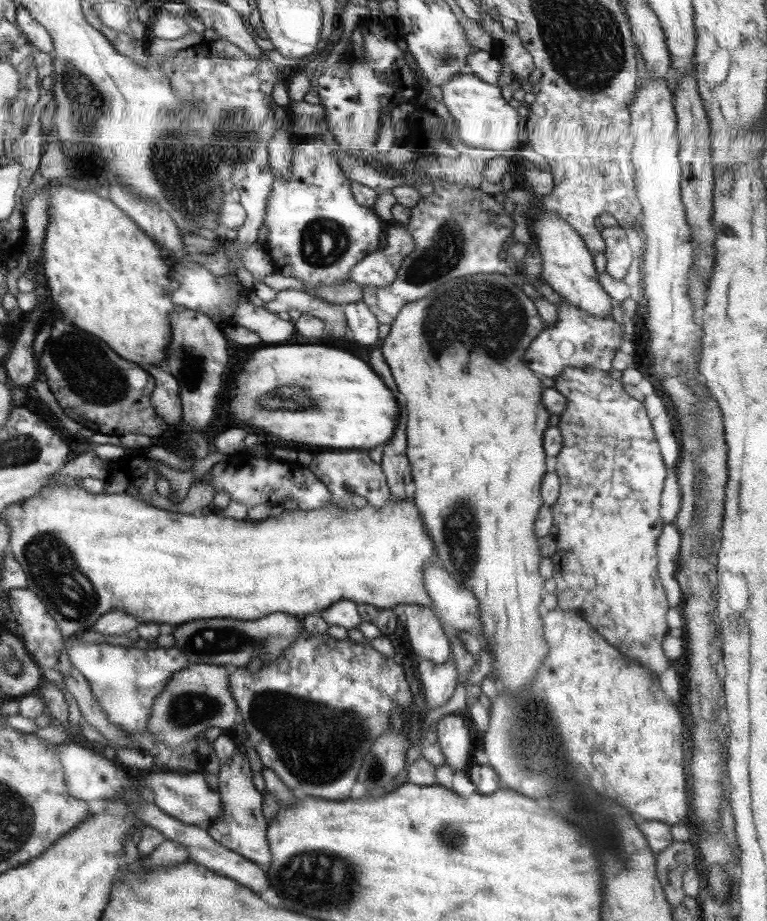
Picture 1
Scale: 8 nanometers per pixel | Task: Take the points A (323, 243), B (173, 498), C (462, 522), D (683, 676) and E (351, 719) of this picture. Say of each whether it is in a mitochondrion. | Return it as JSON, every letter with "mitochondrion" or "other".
{"A":"mitochondrion","B":"other","C":"mitochondrion","D":"other","E":"mitochondrion"}

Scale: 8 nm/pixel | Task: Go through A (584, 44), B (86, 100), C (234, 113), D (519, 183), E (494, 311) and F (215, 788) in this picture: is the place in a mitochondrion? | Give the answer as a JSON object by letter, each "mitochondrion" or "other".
{"A":"mitochondrion","B":"mitochondrion","C":"mitochondrion","D":"other","E":"mitochondrion","F":"other"}

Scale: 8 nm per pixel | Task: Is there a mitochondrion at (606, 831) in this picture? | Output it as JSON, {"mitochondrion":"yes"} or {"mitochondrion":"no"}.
{"mitochondrion":"yes"}

